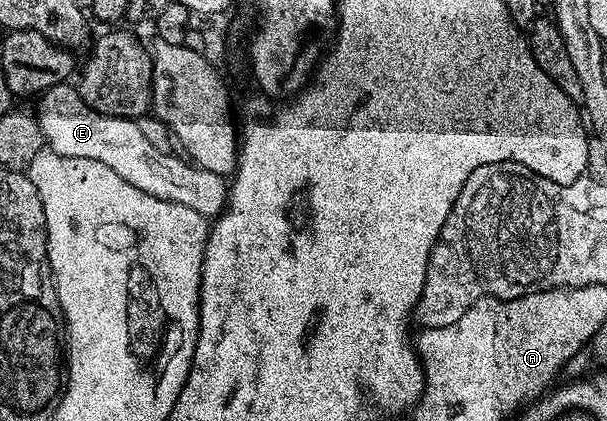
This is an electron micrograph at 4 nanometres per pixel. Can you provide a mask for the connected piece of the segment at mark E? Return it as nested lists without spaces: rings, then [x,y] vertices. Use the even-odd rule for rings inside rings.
[[[62,83],[40,94],[41,101],[35,108],[37,125],[48,148],[61,157],[94,159],[104,163],[111,171],[126,179],[144,194],[190,207],[193,211],[213,219],[224,212],[228,201],[228,182],[217,172],[199,168],[184,158],[171,155],[168,150],[157,148],[136,127],[135,120],[113,117],[86,105],[77,87]]]

